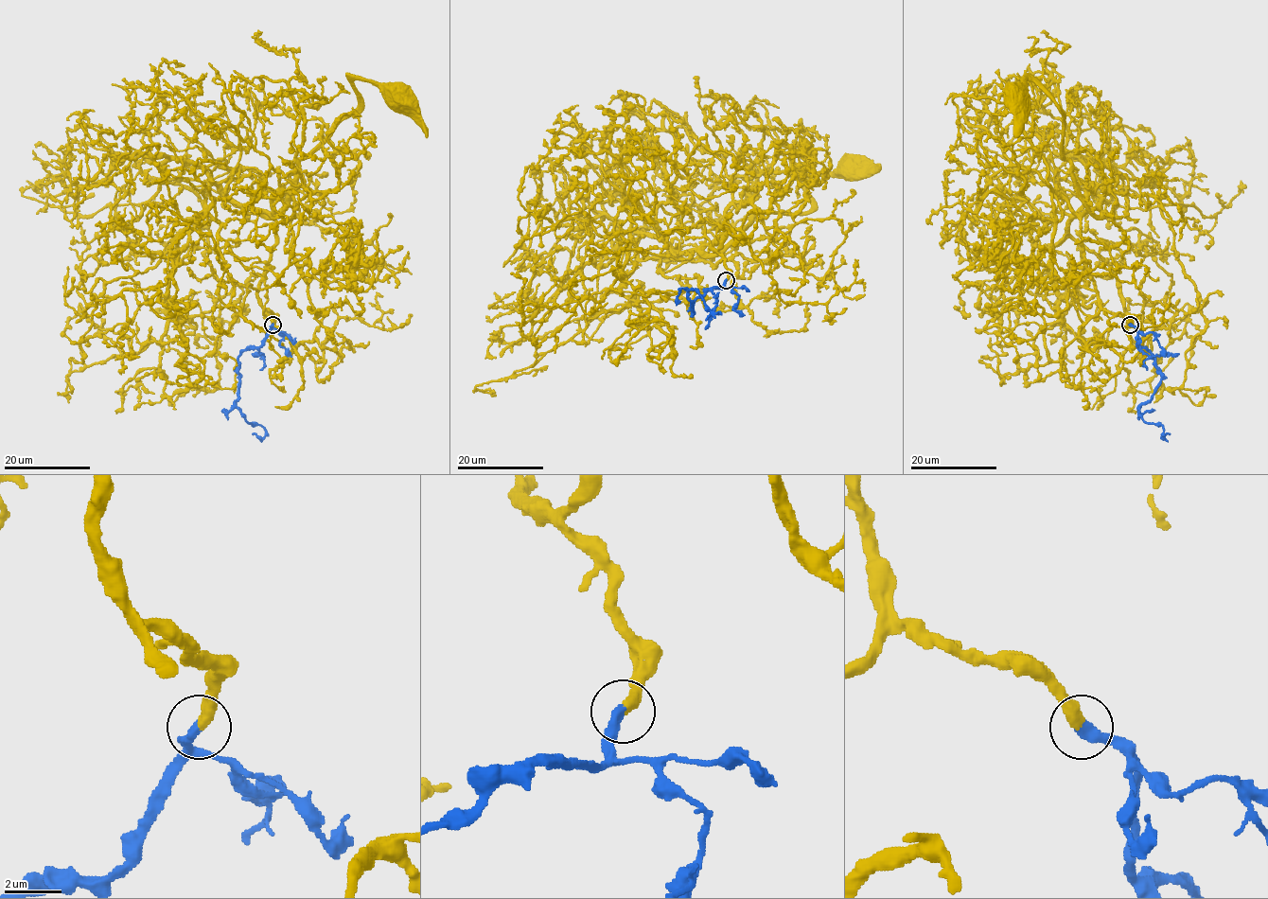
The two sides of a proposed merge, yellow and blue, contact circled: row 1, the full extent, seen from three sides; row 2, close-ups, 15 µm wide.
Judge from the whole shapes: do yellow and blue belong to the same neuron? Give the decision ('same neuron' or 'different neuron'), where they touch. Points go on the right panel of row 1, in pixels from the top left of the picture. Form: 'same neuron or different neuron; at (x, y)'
same neuron; at (1130, 325)

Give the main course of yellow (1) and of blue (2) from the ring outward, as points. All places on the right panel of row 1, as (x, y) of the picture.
1: (1130, 324), (1100, 305), (1086, 271), (1082, 217), (1102, 213), (1064, 157), (1063, 112), (1030, 79), (1015, 96)
2: (1130, 324), (1161, 381), (1138, 414), (1160, 424), (1163, 437), (1170, 434)

